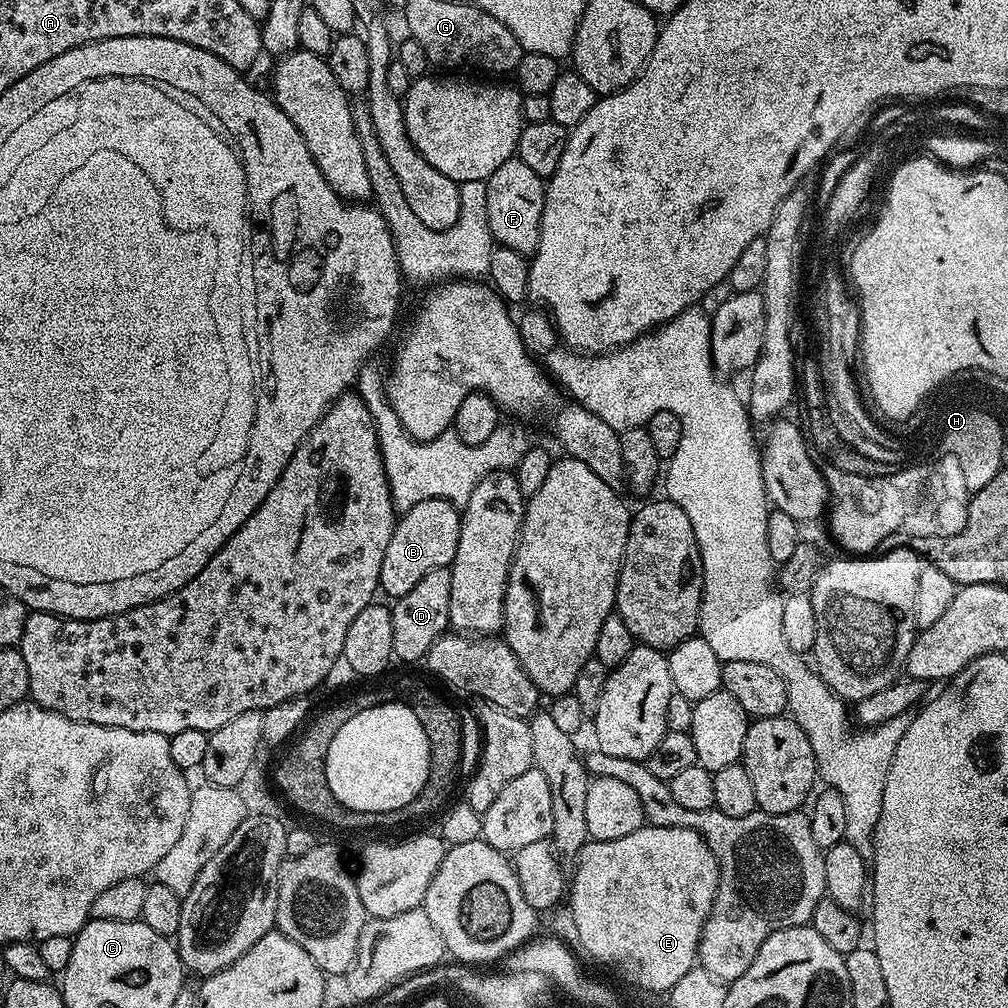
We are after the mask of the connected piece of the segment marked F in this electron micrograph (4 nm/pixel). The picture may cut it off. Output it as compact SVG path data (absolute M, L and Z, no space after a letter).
M513 158L502 162L498 170L488 177L486 190L486 218L490 222L490 234L499 247L518 250L518 254L531 257L538 246L540 223L544 209L545 181L526 162Z

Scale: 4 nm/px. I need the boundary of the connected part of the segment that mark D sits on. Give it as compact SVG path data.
M451 567L430 570L430 574L426 574L414 585L414 590L410 590L410 594L399 597L391 605L394 626L392 654L397 661L405 660L408 664L414 663L415 660L423 661L430 646L434 646L438 637L449 631L451 577Z

